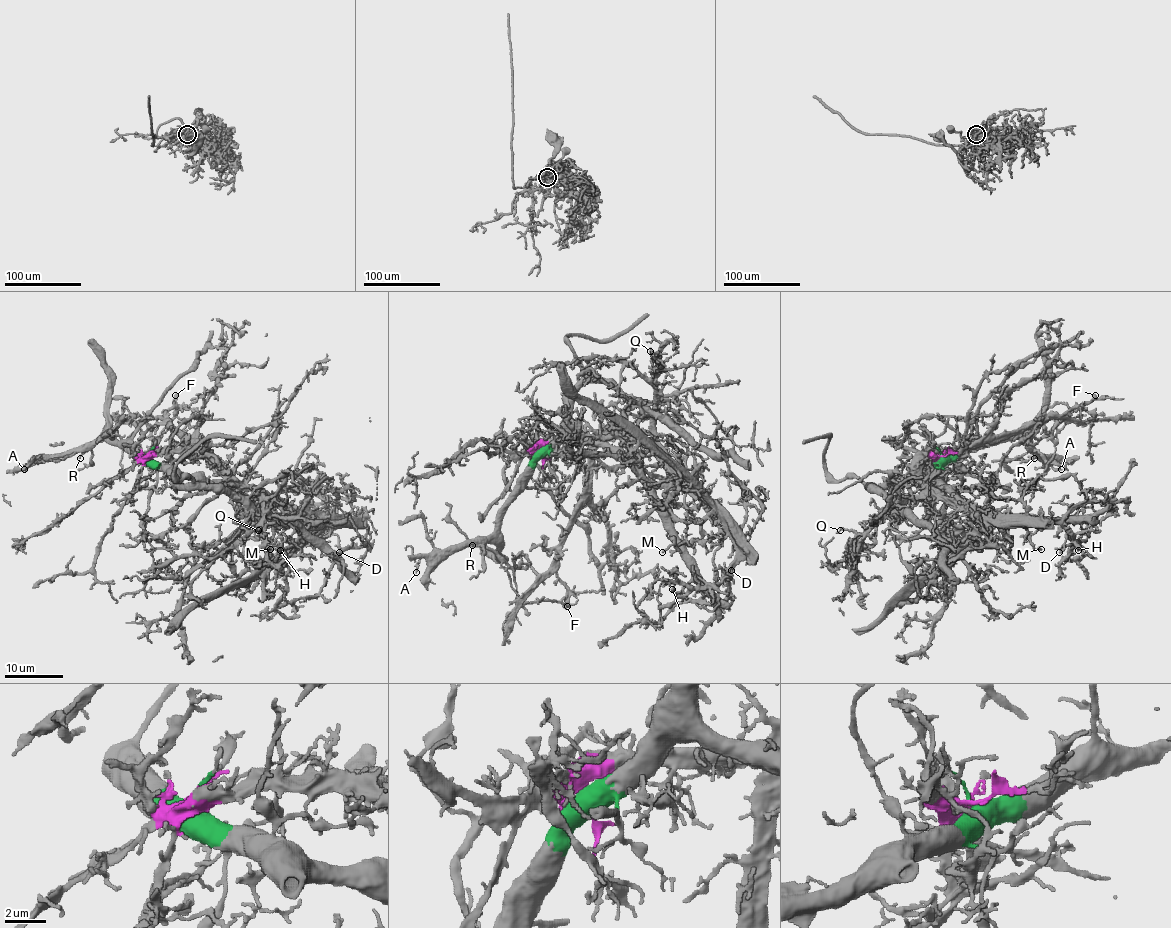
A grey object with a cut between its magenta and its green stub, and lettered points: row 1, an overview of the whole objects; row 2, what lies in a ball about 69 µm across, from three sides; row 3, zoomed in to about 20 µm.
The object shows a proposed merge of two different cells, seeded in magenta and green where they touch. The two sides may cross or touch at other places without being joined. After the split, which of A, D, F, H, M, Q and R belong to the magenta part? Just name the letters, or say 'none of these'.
D, F, Q

